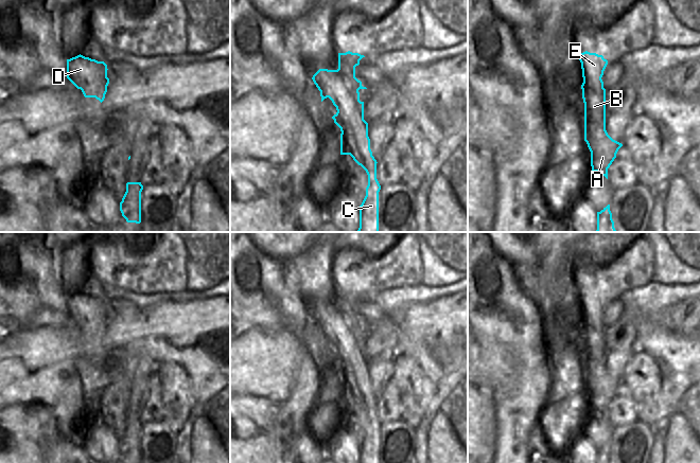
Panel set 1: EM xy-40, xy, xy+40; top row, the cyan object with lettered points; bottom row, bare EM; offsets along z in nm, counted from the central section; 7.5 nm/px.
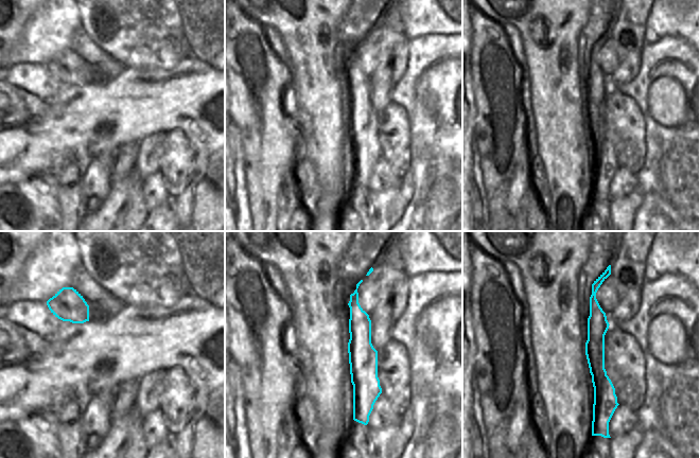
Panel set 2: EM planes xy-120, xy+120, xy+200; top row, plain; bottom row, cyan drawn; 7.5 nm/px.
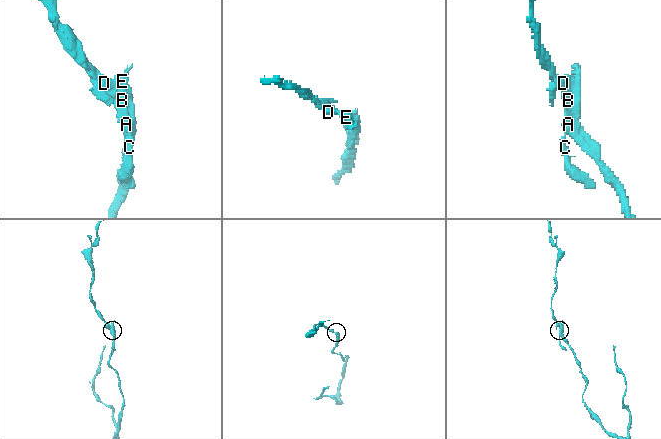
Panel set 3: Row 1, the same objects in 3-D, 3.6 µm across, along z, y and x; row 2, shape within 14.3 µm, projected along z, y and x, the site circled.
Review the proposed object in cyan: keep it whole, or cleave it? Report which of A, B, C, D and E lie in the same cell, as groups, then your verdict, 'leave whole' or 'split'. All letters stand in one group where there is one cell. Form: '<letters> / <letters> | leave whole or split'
A B C D E | leave whole

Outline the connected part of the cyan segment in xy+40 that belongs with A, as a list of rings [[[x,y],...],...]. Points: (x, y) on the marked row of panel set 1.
[[[588,51],[578,53],[578,58],[583,77],[584,141],[591,152],[592,172],[598,172],[608,179],[608,168],[623,146],[606,130],[606,89],[601,77],[608,60]]]

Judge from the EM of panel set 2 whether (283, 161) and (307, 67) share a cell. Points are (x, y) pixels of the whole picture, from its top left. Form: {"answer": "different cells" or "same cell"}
{"answer": "different cells"}

